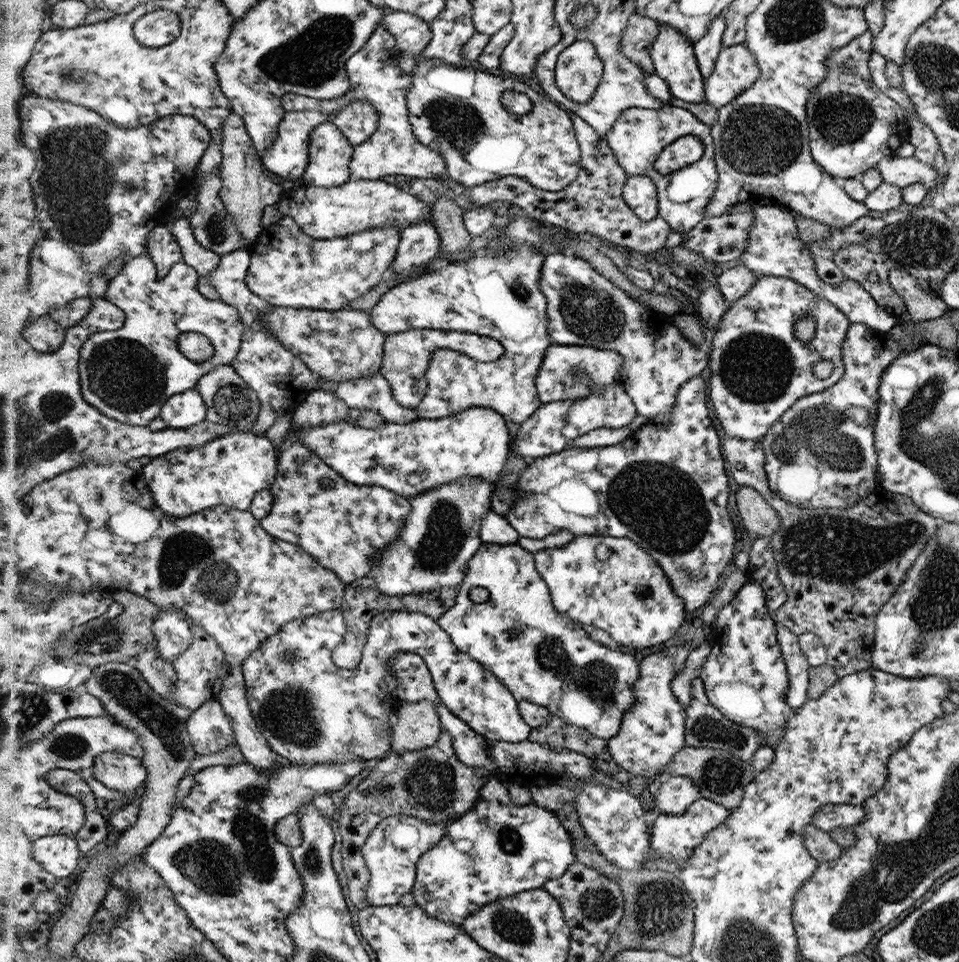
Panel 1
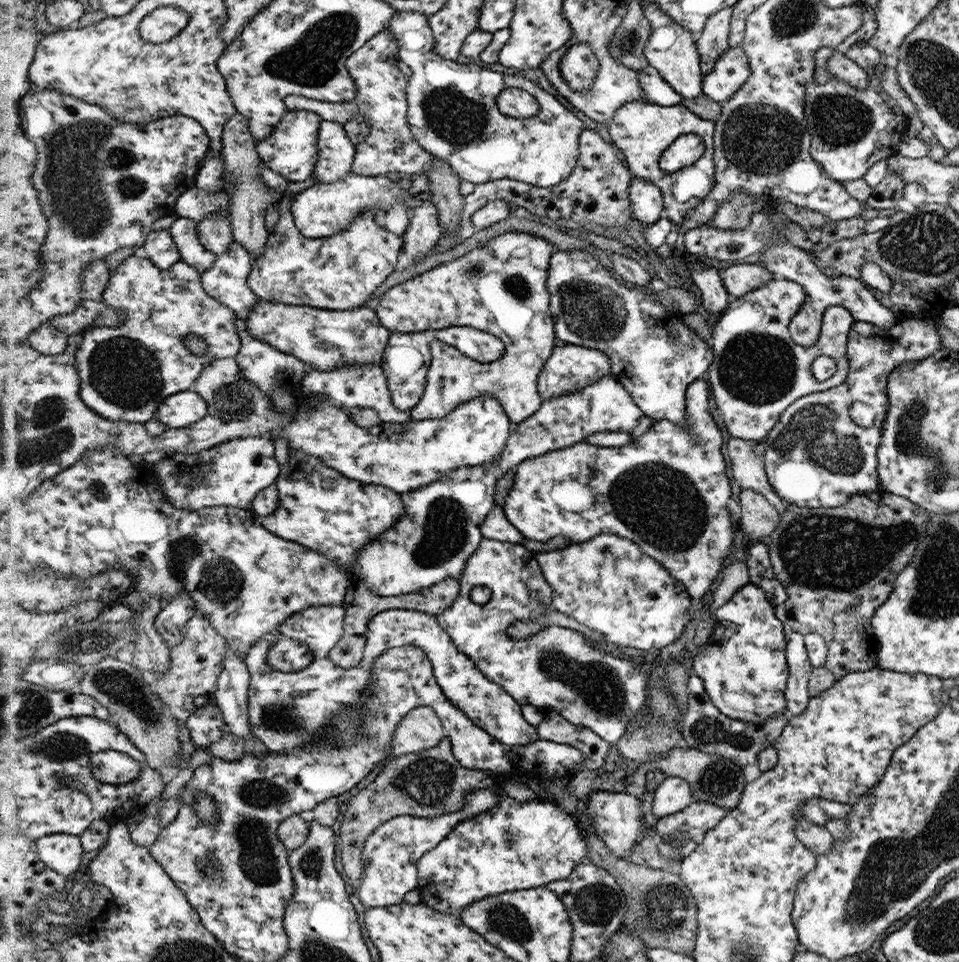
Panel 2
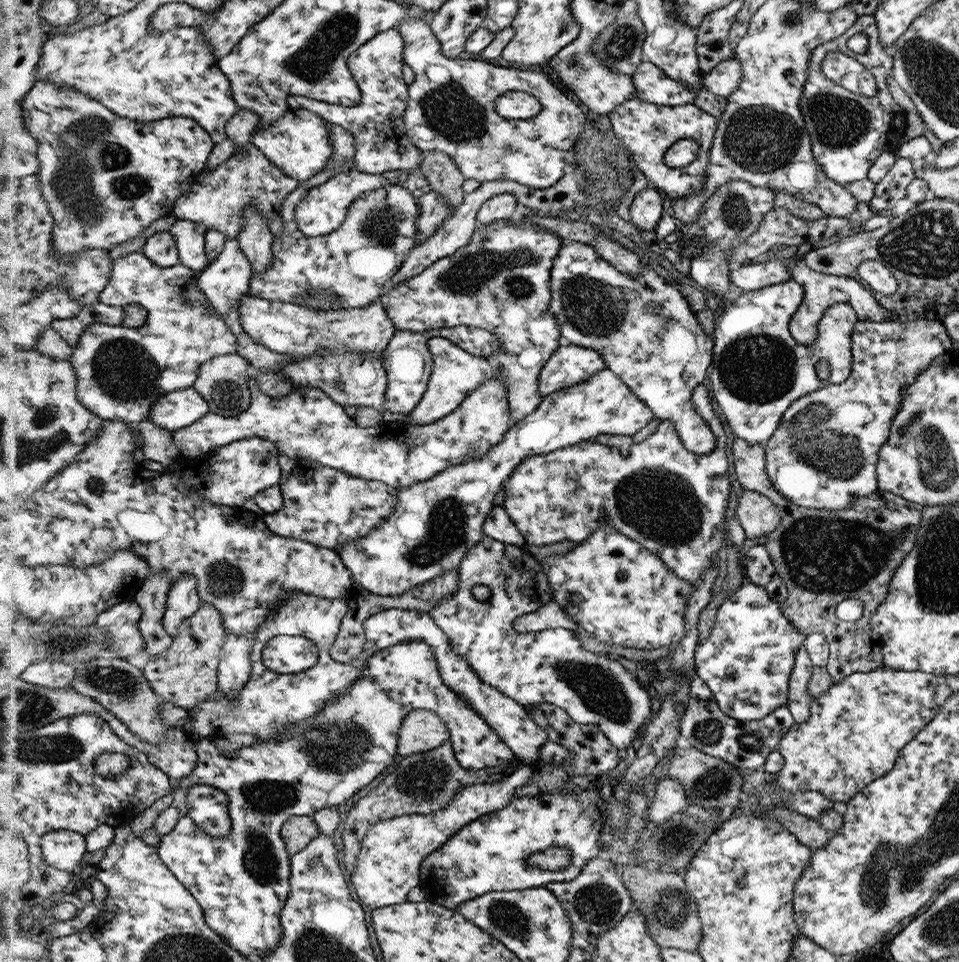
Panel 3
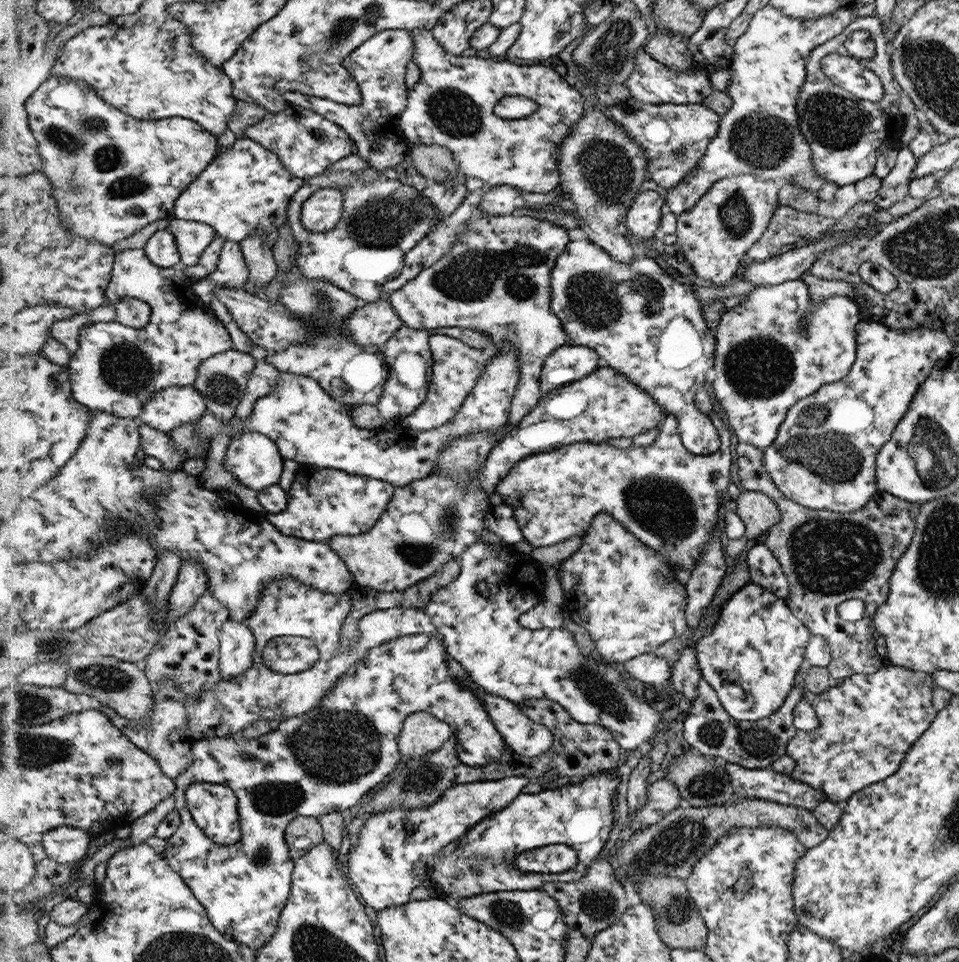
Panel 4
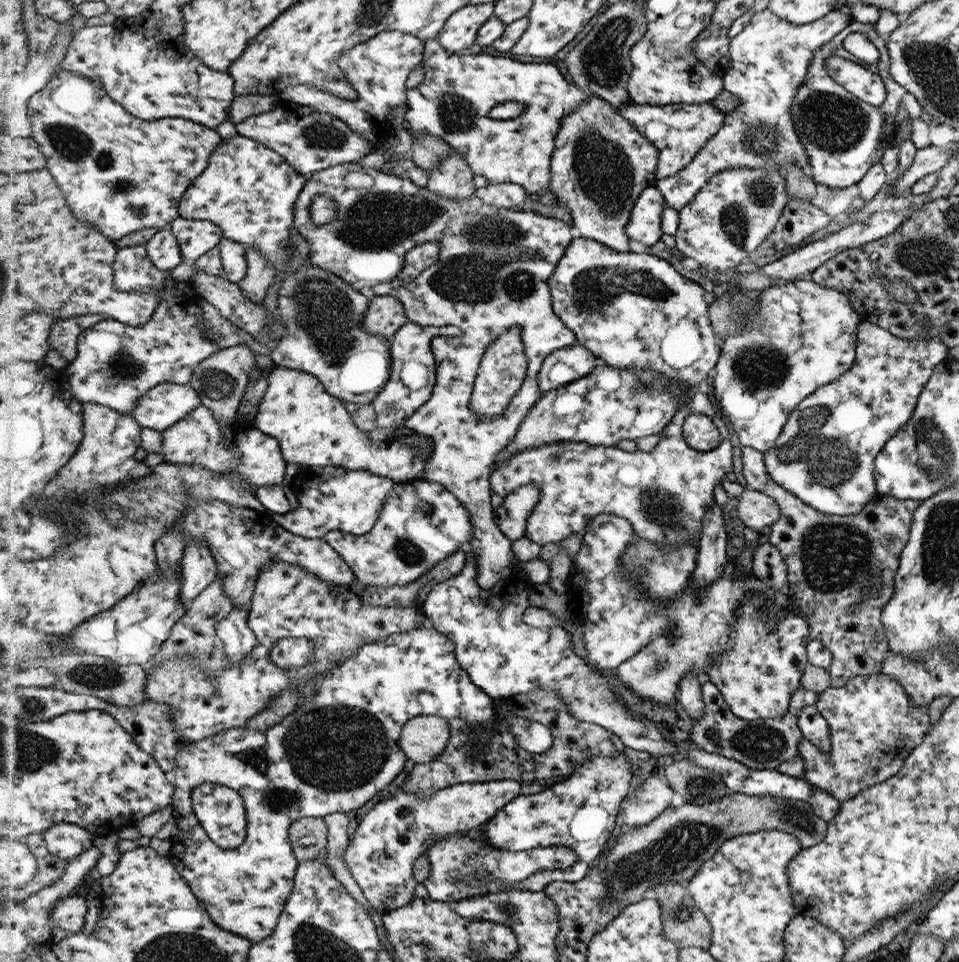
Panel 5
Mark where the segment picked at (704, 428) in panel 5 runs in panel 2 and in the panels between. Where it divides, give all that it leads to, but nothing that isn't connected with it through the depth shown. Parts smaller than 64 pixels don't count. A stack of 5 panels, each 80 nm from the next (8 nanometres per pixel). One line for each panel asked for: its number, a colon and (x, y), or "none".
2: (654, 353)
3: (645, 330)
4: (642, 322)

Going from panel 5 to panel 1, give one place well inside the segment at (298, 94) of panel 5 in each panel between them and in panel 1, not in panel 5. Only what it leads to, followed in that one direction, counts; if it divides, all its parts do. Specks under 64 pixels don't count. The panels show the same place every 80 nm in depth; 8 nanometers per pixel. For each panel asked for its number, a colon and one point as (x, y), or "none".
1: (375, 76)
2: (390, 146)
3: (377, 123)
4: (378, 66)

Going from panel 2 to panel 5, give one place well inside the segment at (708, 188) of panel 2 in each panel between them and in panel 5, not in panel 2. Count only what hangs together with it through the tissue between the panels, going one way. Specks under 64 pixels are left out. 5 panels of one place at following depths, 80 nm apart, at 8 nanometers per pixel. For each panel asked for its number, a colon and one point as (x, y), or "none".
3: (646, 129)
4: (675, 137)
5: (679, 132)

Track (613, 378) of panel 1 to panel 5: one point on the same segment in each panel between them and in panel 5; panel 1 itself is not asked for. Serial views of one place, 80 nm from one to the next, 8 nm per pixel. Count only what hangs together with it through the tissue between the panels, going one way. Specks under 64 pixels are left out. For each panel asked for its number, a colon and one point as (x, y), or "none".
2: (571, 368)
3: (571, 365)
4: (570, 363)
5: (568, 364)

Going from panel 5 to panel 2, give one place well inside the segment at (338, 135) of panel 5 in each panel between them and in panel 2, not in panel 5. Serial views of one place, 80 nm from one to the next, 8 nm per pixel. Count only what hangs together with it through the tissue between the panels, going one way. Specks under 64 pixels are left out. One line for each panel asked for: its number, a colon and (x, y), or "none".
2: (292, 150)
3: (298, 144)
4: (307, 143)

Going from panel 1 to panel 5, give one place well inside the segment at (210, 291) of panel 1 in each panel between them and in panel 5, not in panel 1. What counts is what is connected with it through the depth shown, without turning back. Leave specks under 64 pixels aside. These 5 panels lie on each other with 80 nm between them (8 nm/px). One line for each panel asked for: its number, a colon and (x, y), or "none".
2: (186, 231)
3: (191, 236)
4: (193, 237)
5: (197, 237)

